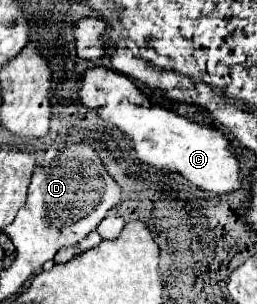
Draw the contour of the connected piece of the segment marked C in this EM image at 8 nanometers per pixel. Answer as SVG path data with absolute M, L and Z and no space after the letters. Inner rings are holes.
M121 100L115 106L101 106L97 108L97 116L101 120L111 122L117 126L129 140L133 142L133 150L139 158L139 162L155 166L159 170L171 170L185 180L193 182L197 188L223 194L233 192L241 186L241 174L237 158L231 152L231 142L227 136L215 128L207 128L201 124L195 124L183 116L177 116L171 110L159 108L159 106L137 106L129 100Z

